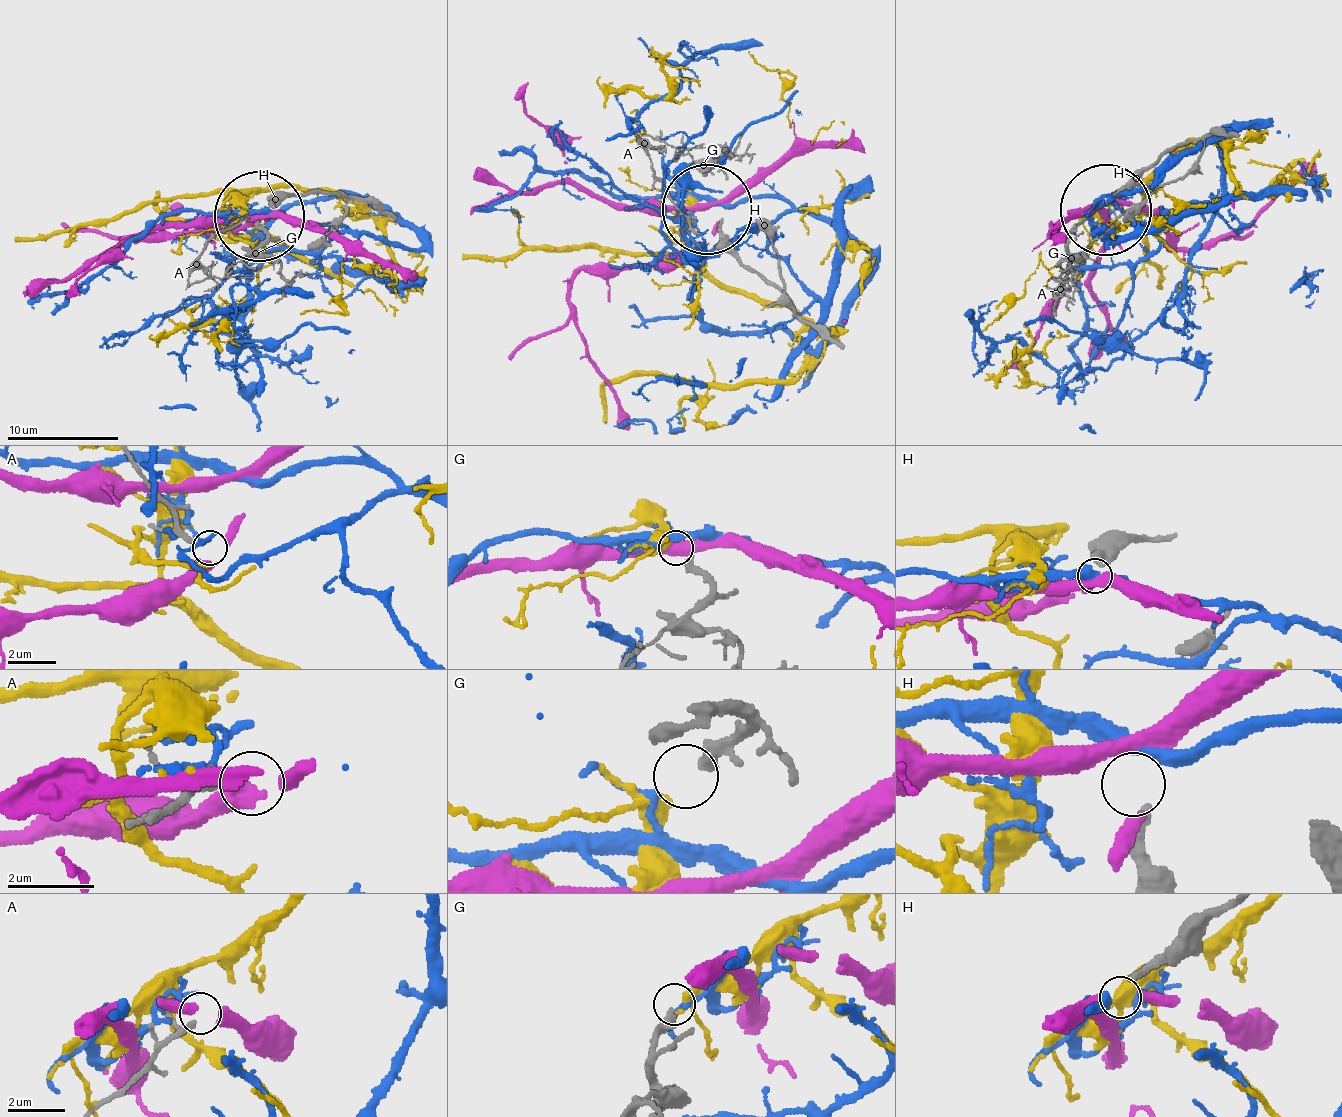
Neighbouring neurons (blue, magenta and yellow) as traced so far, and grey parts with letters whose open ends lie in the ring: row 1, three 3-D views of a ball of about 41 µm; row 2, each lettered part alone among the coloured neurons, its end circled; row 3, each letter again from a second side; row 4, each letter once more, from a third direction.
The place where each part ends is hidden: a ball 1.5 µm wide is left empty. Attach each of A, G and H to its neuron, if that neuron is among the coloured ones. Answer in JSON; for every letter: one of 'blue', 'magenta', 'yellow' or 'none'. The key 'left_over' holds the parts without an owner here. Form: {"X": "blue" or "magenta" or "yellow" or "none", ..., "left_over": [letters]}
{"A": "none", "G": "yellow", "H": "none", "left_over": ["A", "H"]}

